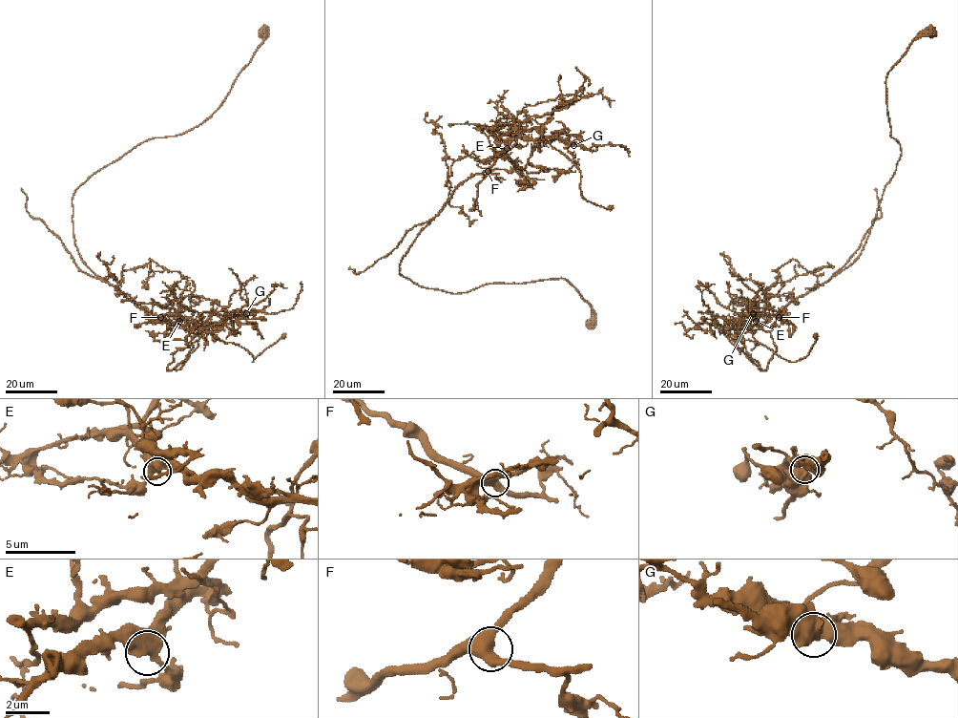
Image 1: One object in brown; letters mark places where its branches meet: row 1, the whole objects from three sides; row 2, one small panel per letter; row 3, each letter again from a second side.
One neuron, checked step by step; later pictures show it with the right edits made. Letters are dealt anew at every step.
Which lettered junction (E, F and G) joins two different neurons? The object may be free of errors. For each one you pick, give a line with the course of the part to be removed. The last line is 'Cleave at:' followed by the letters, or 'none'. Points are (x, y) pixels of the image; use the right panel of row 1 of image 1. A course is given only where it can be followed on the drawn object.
G: foreign part runs (753, 313), (747, 327), (761, 314), (777, 316), (860, 254), (901, 154), (885, 78), (921, 31), (936, 31)
Cleave at: G

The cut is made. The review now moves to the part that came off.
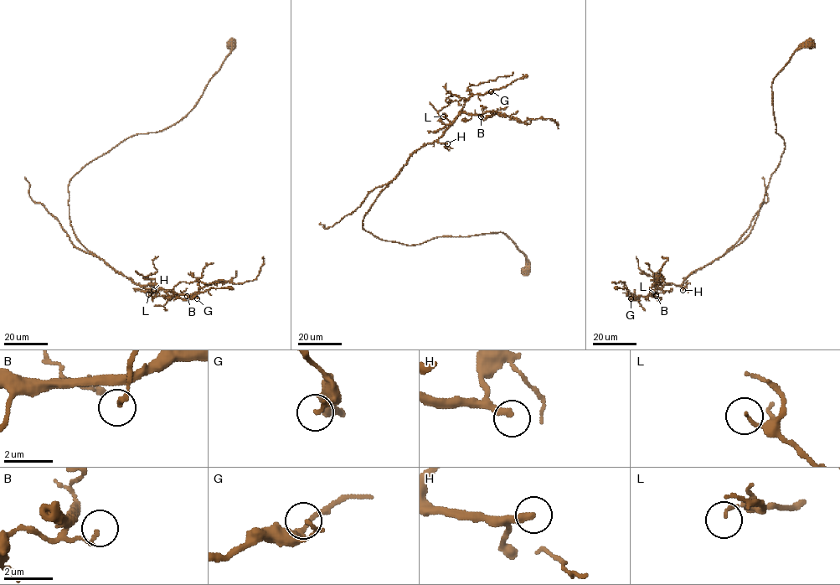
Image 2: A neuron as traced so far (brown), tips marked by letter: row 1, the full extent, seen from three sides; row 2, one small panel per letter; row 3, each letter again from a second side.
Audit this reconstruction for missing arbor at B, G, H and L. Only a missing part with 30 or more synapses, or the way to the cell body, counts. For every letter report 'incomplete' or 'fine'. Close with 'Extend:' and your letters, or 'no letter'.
B: fine
G: fine
H: incomplete
L: fine
Extend: H

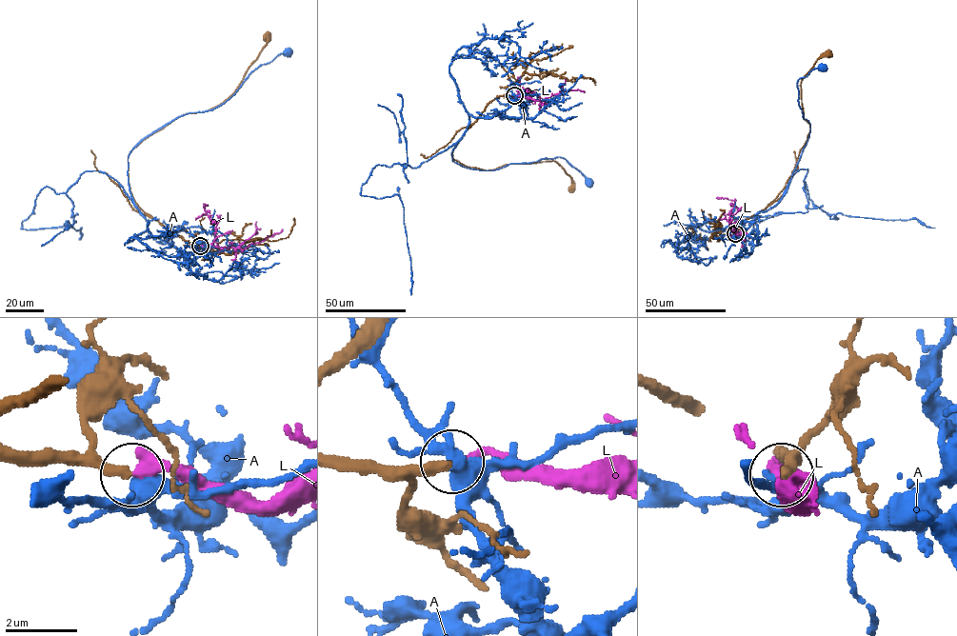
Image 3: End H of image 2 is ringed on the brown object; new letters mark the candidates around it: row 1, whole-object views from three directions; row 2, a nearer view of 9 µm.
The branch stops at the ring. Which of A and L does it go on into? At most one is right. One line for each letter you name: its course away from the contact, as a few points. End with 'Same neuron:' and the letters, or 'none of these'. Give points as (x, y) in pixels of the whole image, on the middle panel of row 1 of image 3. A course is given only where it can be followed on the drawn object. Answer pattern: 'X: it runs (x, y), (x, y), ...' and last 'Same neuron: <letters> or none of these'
L: it runs (514, 95), (538, 100), (570, 89), (584, 92)
Same neuron: L

